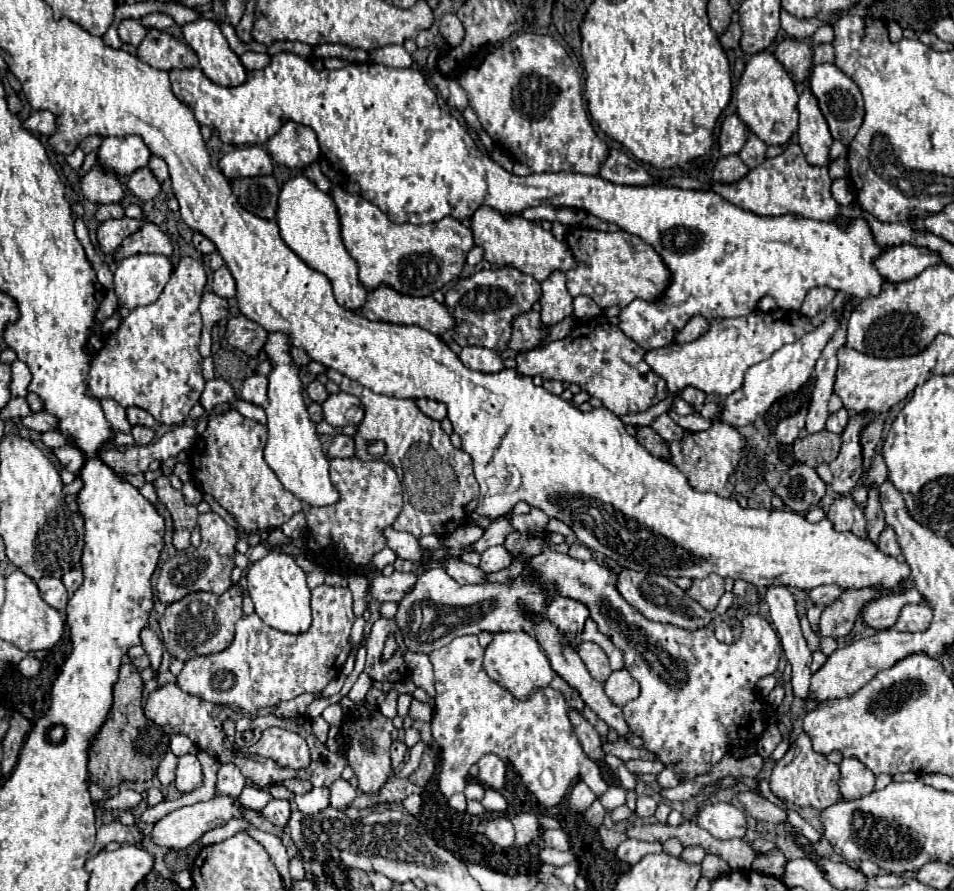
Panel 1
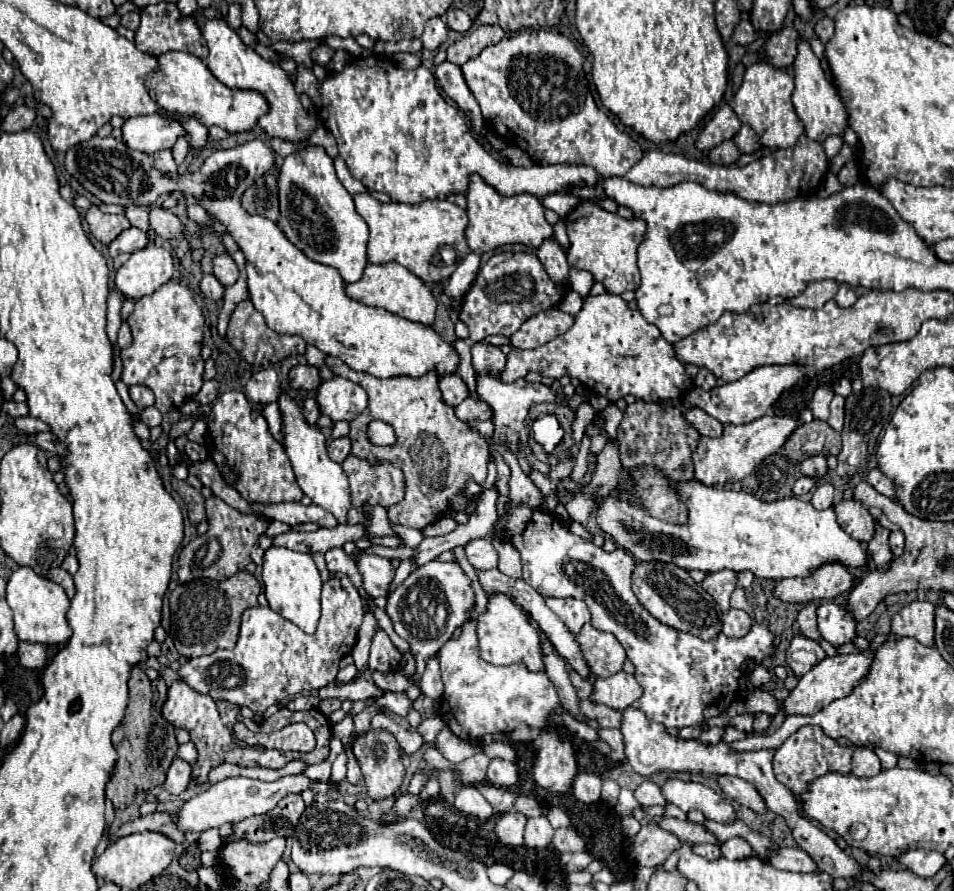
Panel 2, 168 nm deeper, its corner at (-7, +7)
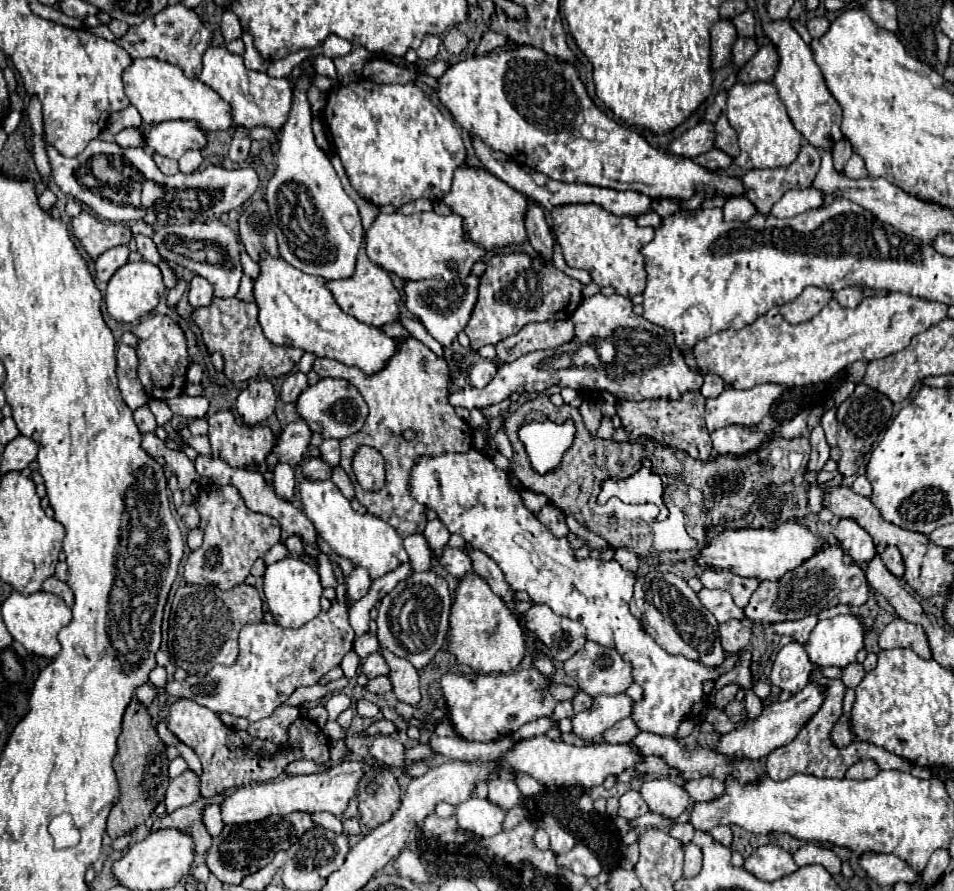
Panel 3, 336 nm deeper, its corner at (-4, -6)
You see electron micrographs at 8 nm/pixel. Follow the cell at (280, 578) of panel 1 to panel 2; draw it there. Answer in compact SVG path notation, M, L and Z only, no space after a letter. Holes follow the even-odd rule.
M272 546L264 554L264 594L270 602L270 608L282 614L286 620L294 622L298 628L302 628L306 634L314 634L320 618L320 572L312 560L310 554L294 552L290 548Z

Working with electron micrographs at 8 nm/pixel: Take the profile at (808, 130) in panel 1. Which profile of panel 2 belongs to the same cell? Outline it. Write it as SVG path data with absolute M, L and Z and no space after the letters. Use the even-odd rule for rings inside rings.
M804 38L798 40L798 54L794 58L792 68L794 68L792 102L794 102L798 118L802 120L804 128L806 128L806 136L810 140L816 140L816 142L824 142L832 134L842 136L846 126L848 126L848 114L844 110L842 100L838 98L836 88L828 82L828 78L820 66L820 60L814 56L810 44Z

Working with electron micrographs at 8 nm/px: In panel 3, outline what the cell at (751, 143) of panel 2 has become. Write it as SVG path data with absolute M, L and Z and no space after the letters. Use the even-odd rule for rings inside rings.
M721 115L715 123L715 131L717 131L717 139L715 139L715 147L725 151L727 155L731 157L737 157L739 155L739 141L737 141L737 135L735 135L735 129L729 125L727 117Z

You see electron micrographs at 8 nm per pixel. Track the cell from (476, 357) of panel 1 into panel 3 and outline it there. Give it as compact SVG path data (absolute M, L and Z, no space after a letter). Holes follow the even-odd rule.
M479 359L477 363L473 363L473 367L469 369L469 381L473 387L481 389L485 385L491 383L491 379L495 377L497 373L497 365L489 359Z

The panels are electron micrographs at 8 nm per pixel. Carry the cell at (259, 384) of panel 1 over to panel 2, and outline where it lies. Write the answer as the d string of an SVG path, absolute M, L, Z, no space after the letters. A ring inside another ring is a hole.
M266 368L256 372L248 384L246 384L246 398L254 404L270 404L278 400L278 392L280 392L280 384L278 384L278 376L276 370Z

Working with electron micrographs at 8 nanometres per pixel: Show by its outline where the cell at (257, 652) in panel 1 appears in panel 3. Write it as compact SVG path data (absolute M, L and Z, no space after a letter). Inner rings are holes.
M333 599L327 611L321 611L301 629L283 629L277 623L247 623L239 631L239 657L233 665L215 665L203 677L189 675L185 681L171 681L165 691L177 699L191 699L215 713L231 713L249 721L265 719L299 687L317 685L353 649L355 631L351 631L347 611L347 605Z

